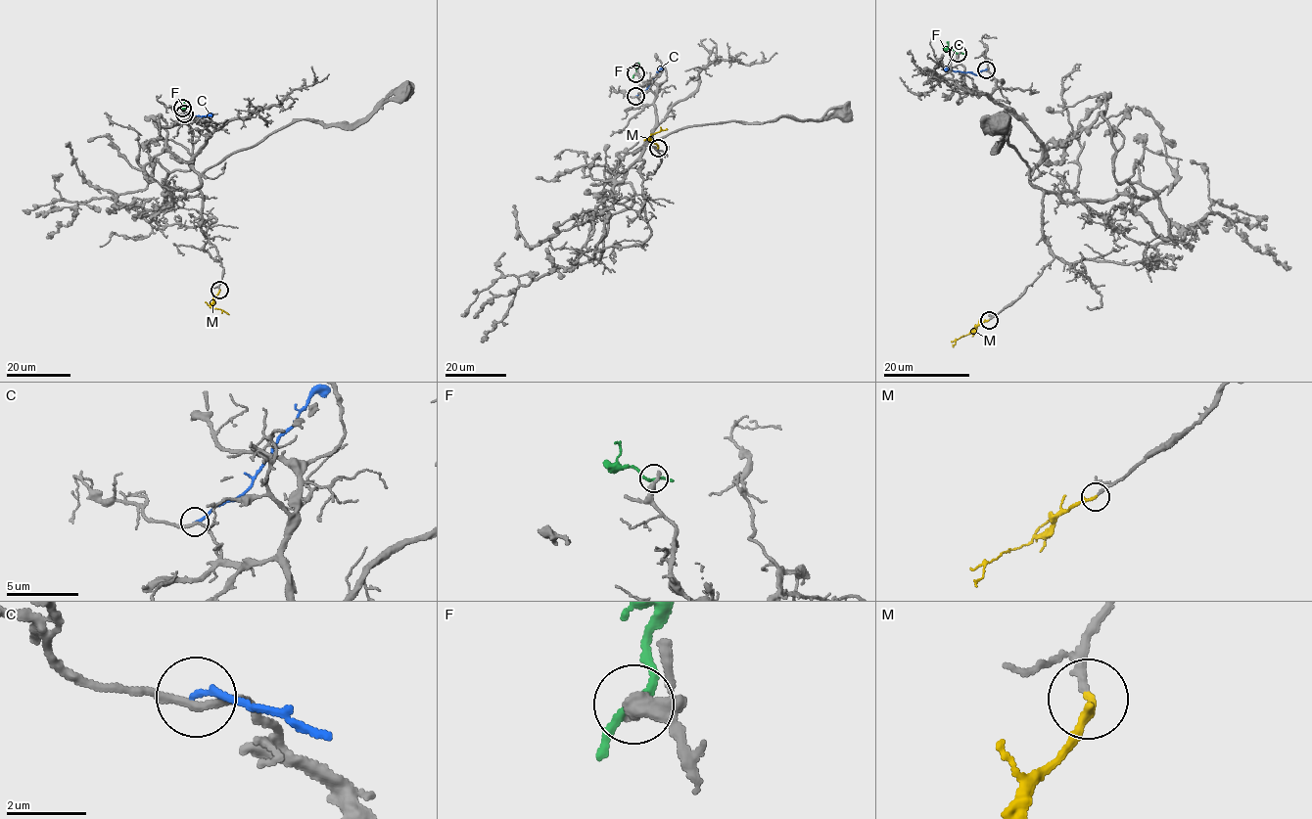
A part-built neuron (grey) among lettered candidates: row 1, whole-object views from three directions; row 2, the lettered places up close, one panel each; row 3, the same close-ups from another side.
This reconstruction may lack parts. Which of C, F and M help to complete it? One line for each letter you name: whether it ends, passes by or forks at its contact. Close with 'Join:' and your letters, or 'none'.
M: it ends
Join: M

